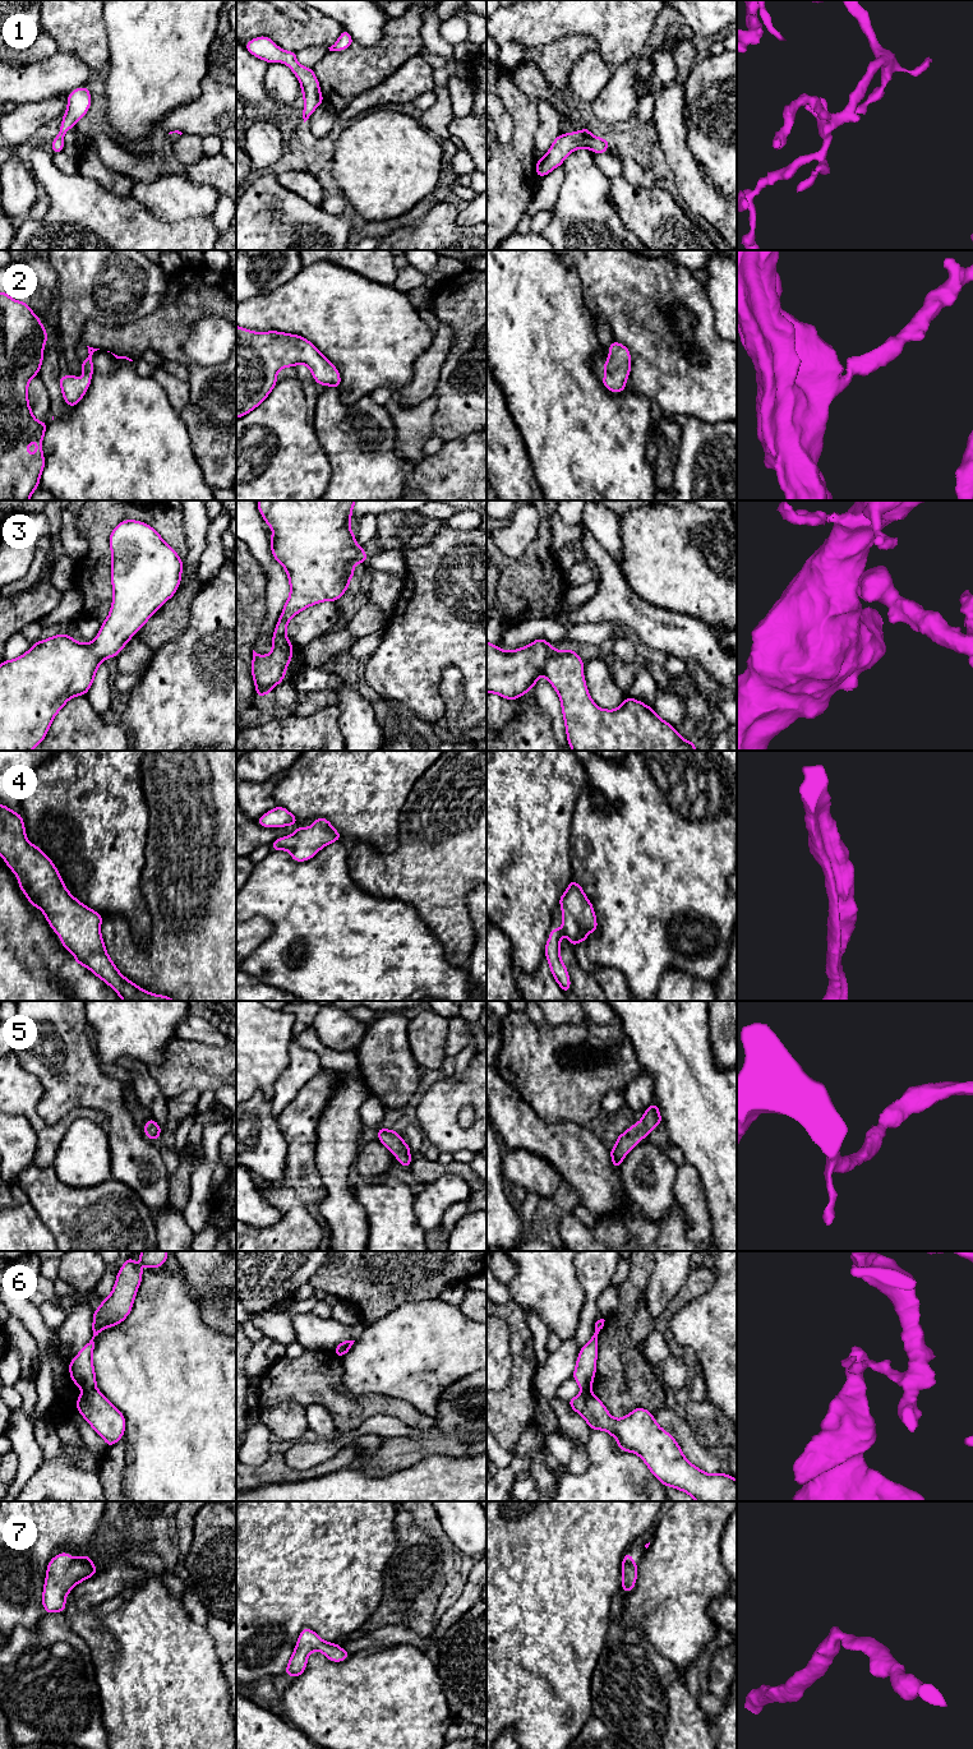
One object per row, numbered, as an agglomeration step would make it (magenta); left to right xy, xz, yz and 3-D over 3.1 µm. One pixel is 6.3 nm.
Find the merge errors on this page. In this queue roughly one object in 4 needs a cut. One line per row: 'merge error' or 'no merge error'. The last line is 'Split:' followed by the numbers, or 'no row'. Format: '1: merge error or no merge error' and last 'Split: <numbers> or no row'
1: no merge error
2: no merge error
3: no merge error
4: no merge error
5: no merge error
6: merge error
7: no merge error
Split: 6

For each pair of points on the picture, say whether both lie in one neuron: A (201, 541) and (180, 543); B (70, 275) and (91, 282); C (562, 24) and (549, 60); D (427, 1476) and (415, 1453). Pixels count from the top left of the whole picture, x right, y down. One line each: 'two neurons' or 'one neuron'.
A: two neurons
B: one neuron
C: two neurons
D: two neurons

